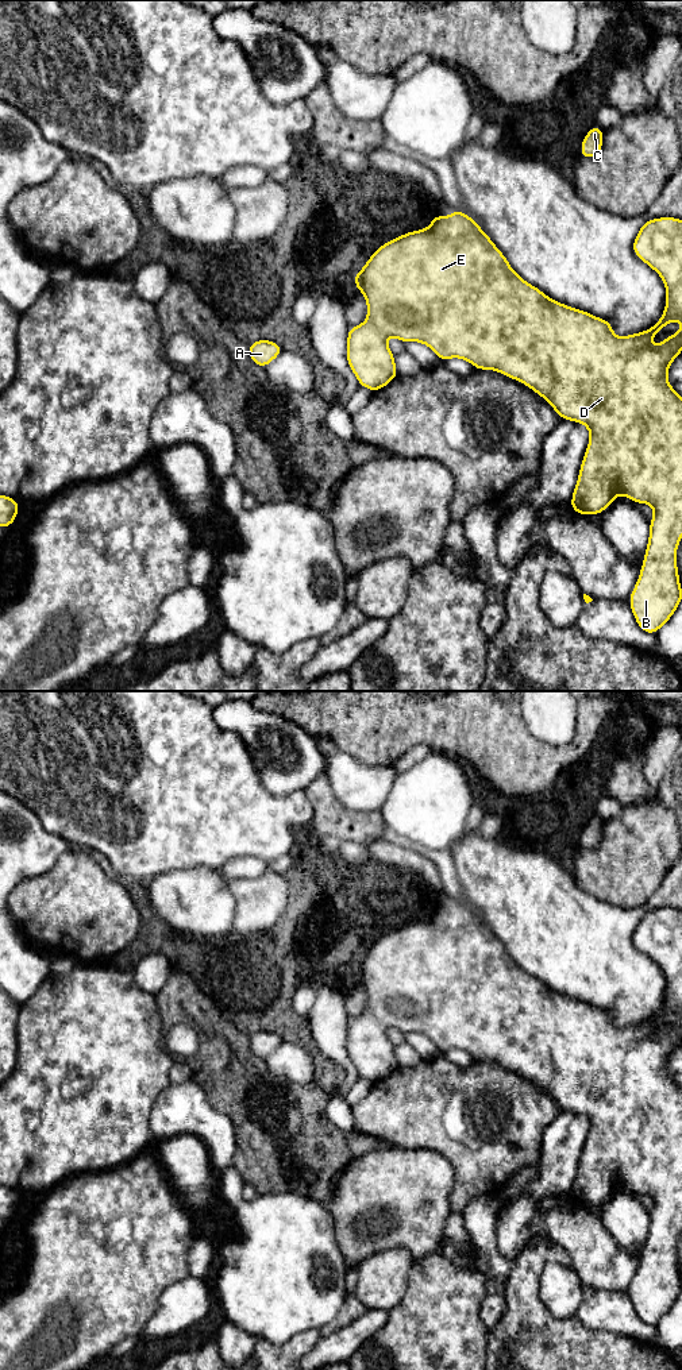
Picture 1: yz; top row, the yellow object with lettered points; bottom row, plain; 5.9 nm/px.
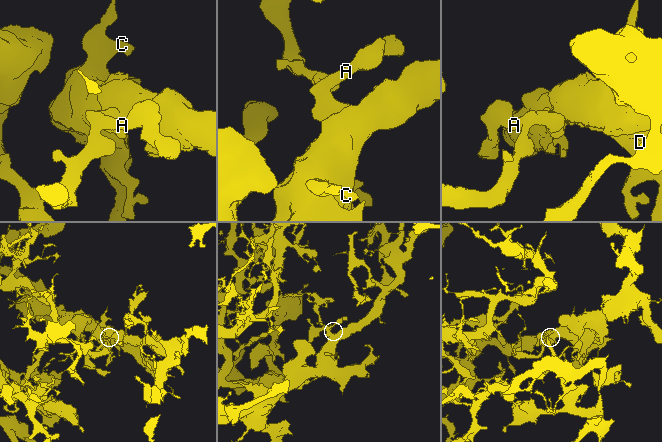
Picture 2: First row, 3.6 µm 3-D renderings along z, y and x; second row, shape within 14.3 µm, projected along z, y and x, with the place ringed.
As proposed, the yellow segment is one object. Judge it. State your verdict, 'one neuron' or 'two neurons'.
one neuron

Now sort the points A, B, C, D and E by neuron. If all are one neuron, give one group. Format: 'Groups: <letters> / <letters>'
Groups: A B C D E

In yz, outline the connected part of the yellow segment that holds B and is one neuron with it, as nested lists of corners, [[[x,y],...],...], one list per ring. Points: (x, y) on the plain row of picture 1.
[[[454,900],[451,907],[432,906],[428,919],[386,933],[355,965],[354,977],[366,991],[367,1008],[363,1015],[348,1019],[346,1047],[359,1077],[375,1084],[398,1066],[394,1045],[386,1037],[386,1030],[394,1027],[404,1035],[419,1033],[429,1038],[440,1053],[459,1049],[475,1061],[493,1061],[516,1070],[543,1088],[559,1109],[586,1116],[590,1130],[570,1196],[573,1203],[583,1207],[601,1205],[623,1185],[639,1196],[648,1195],[654,1199],[643,1257],[631,1284],[629,1297],[639,1319],[655,1325],[682,1292],[677,1258],[677,1240],[682,1231],[682,1088],[667,1070],[671,1054],[682,1043],[682,1019],[658,1038],[651,1037],[655,1024],[668,1014],[682,1011],[682,911],[668,907],[647,911],[639,921],[632,941],[663,970],[666,999],[651,1019],[619,1029],[613,1024],[610,1012],[558,993],[523,970],[467,904]]]

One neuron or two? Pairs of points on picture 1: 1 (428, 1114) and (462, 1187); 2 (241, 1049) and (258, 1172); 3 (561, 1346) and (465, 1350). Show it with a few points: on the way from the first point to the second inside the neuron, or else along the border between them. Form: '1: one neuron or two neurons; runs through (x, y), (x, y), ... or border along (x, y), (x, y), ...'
1: one neuron; runs through (446, 1131), (463, 1149), (463, 1169)
2: one neuron; runs through (242, 1080), (258, 1103), (258, 1141)
3: two neurons; border along (489, 1331), (485, 1355)

